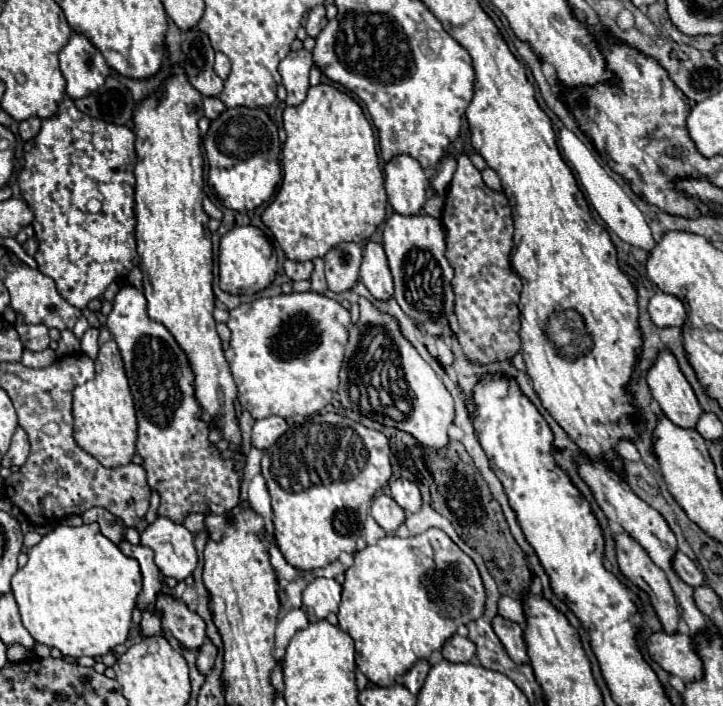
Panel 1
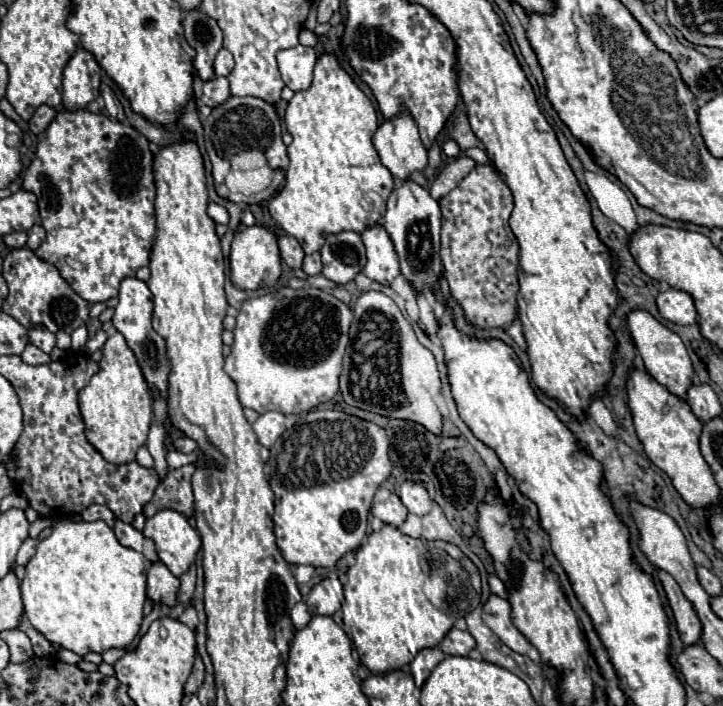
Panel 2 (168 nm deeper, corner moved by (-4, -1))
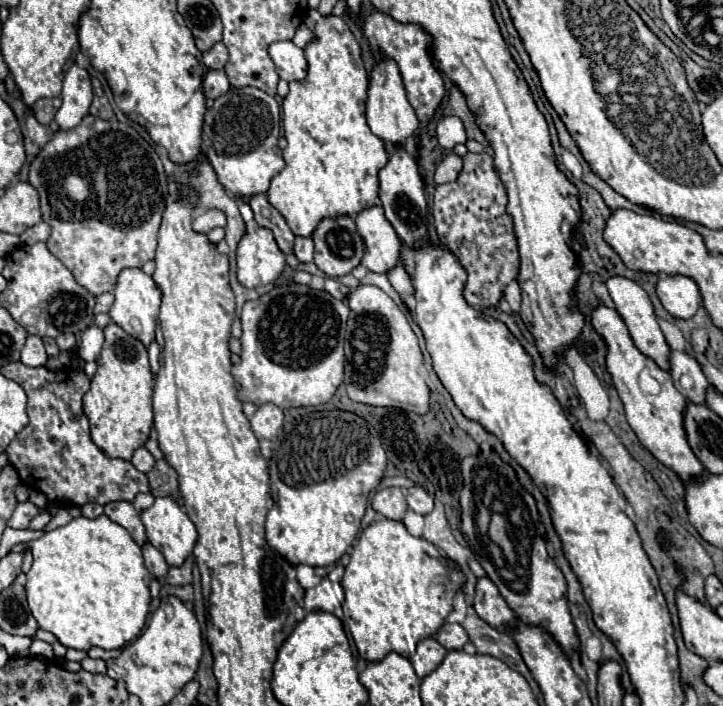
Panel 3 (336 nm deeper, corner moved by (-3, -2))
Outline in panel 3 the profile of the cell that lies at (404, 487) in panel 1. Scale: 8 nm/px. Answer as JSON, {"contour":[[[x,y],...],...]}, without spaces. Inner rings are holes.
{"contour":[[[414,486],[414,488],[408,488],[408,508],[418,514],[428,514],[434,508],[434,502],[424,488]]]}

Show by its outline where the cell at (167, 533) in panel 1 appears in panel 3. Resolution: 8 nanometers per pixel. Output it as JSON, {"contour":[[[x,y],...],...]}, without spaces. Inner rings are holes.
{"contour":[[[160,496],[140,514],[148,542],[158,548],[168,566],[180,566],[196,544],[196,528],[188,514],[170,496]]]}

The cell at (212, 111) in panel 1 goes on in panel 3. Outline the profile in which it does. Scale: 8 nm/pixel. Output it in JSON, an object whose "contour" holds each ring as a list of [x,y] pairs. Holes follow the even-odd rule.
{"contour":[[[210,70],[206,76],[204,76],[204,94],[206,98],[218,98],[220,94],[224,94],[230,84],[228,84],[228,76],[224,70]]]}

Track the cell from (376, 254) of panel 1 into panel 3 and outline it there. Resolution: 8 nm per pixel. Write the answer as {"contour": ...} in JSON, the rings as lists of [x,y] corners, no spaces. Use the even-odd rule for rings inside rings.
{"contour":[[[370,206],[356,214],[356,228],[364,240],[364,258],[362,266],[366,266],[372,272],[386,274],[390,268],[398,264],[398,254],[402,248],[402,242],[386,222],[386,216],[382,214],[382,206]]]}

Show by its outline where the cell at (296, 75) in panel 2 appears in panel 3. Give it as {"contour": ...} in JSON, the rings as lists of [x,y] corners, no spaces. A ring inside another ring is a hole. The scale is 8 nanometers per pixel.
{"contour":[[[292,40],[272,42],[268,46],[268,54],[270,54],[272,62],[276,64],[276,72],[282,80],[292,82],[292,80],[306,78],[308,62],[304,58],[302,48],[298,48]]]}

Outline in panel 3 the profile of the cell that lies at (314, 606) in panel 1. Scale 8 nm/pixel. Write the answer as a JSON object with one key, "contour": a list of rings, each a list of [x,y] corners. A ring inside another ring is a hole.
{"contour":[[[322,578],[318,586],[306,590],[302,606],[306,612],[314,612],[314,610],[332,612],[334,608],[343,603],[344,598],[344,590],[340,582],[332,582],[328,578]]]}

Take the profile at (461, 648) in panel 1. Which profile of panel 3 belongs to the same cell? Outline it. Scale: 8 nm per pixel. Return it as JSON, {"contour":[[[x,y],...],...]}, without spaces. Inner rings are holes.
{"contour":[[[446,622],[438,634],[436,640],[446,648],[446,650],[460,650],[468,642],[468,634],[460,624],[450,624]]]}

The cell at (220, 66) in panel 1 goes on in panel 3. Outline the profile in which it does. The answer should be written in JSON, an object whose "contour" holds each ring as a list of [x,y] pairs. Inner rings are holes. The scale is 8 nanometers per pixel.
{"contour":[[[216,42],[210,50],[204,52],[202,62],[204,62],[210,70],[222,70],[222,68],[226,66],[226,62],[228,62],[228,50],[226,50],[226,46],[224,46],[222,42]]]}

